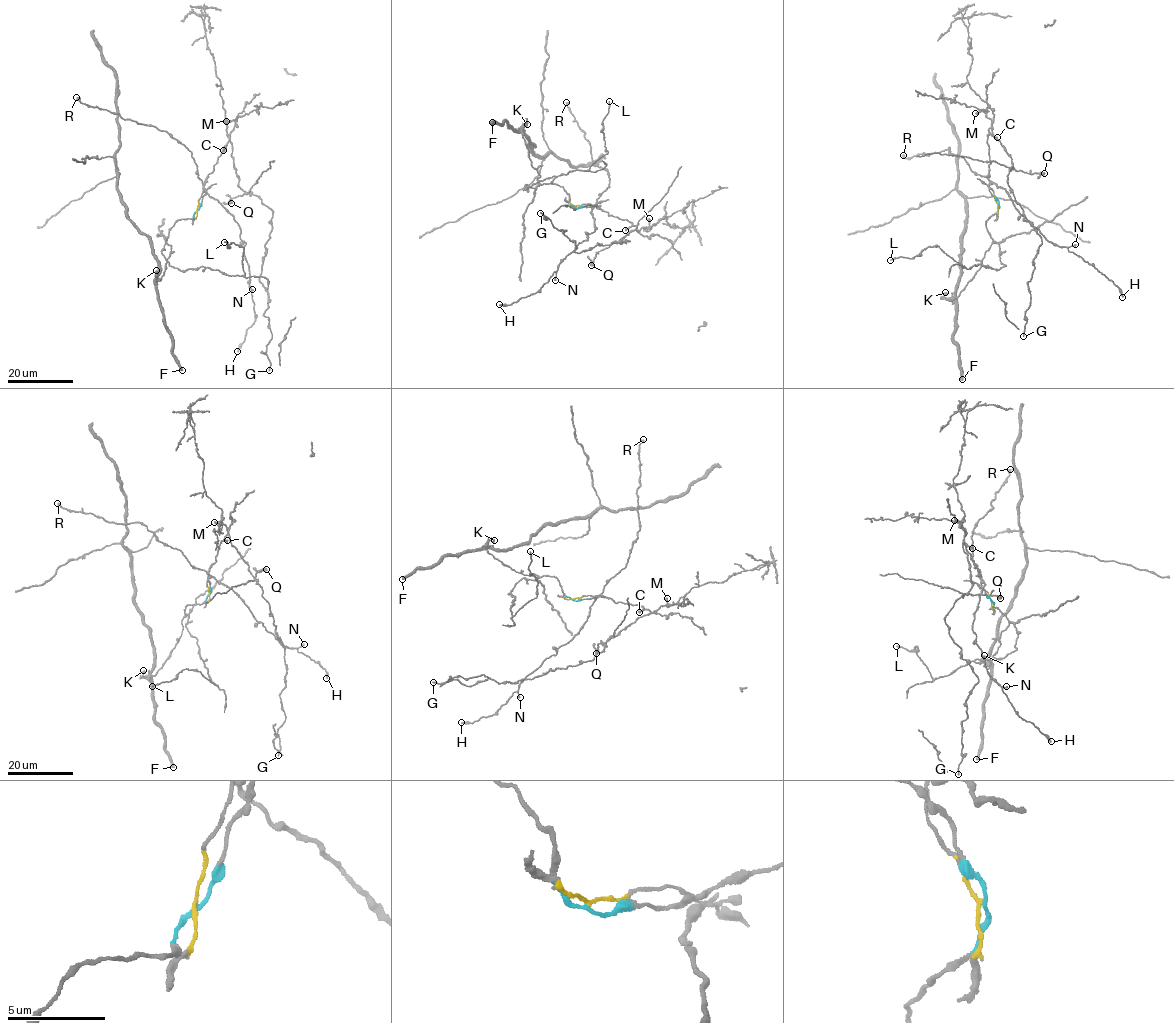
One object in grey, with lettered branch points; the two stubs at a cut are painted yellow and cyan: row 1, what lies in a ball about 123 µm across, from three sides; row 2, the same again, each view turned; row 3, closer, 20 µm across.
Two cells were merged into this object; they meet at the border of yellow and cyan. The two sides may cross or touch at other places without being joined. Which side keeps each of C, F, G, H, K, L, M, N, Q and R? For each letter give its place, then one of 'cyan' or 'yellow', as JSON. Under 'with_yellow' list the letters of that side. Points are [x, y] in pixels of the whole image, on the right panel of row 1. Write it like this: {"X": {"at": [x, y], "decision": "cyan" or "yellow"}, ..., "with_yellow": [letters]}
{"C": {"at": [997, 137], "decision": "yellow"}, "F": {"at": [962, 379], "decision": "cyan"}, "G": {"at": [1023, 336], "decision": "yellow"}, "H": {"at": [1122, 297], "decision": "yellow"}, "K": {"at": [945, 292], "decision": "cyan"}, "L": {"at": [890, 260], "decision": "cyan"}, "M": {"at": [975, 113], "decision": "yellow"}, "N": {"at": [1075, 244], "decision": "yellow"}, "Q": {"at": [1044, 173], "decision": "yellow"}, "R": {"at": [903, 155], "decision": "yellow"}, "with_yellow": ["C", "G", "H", "M", "N", "Q", "R"]}

